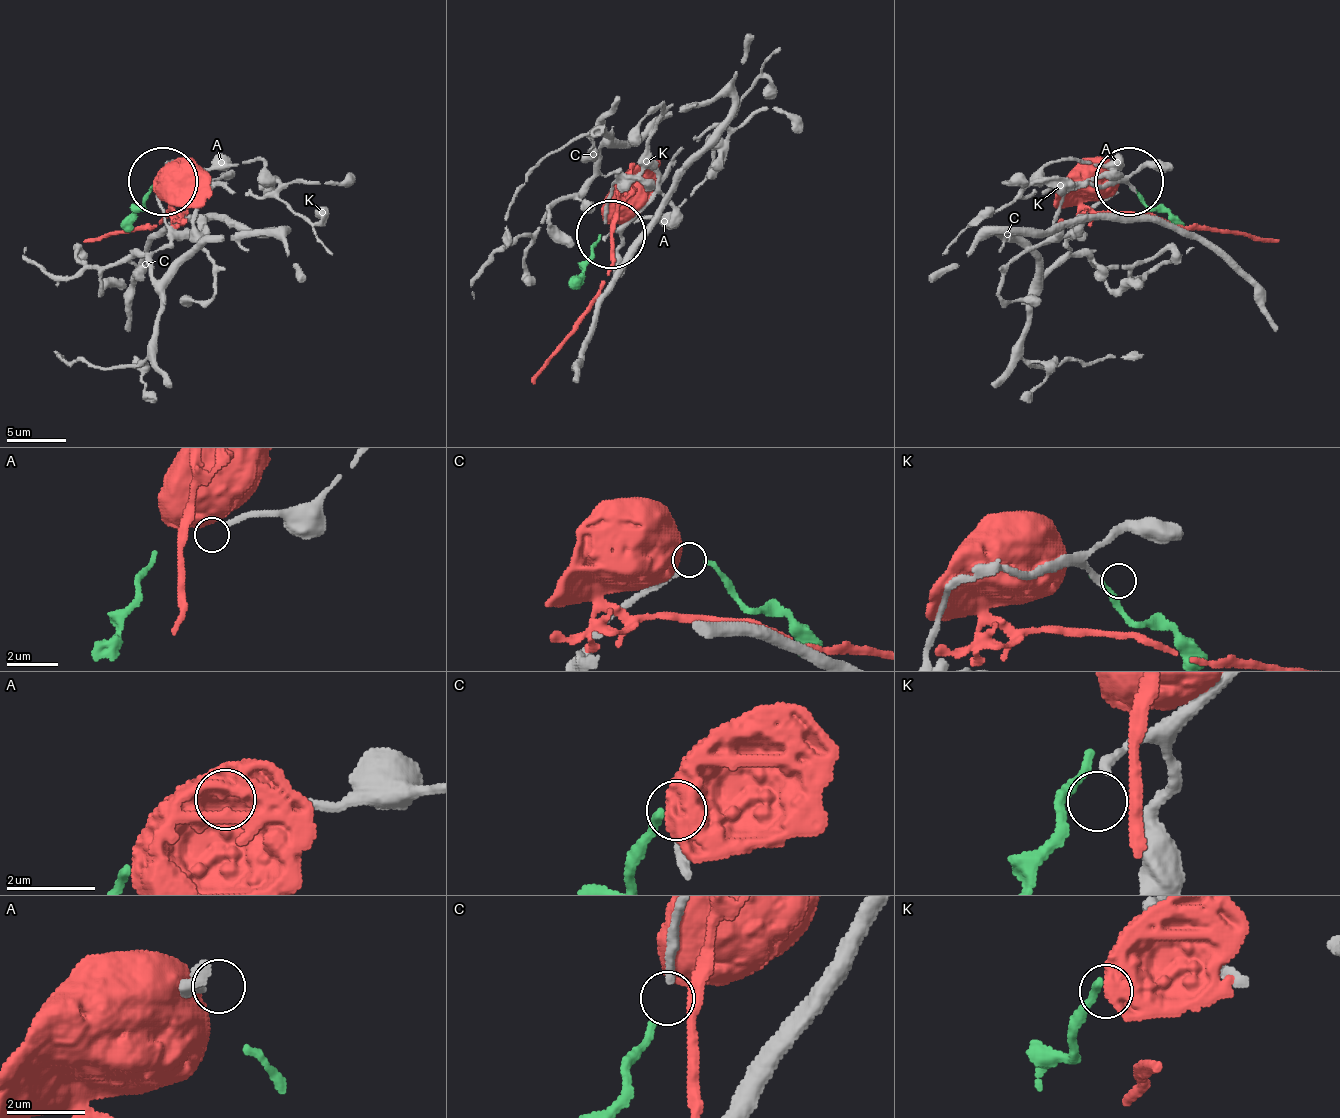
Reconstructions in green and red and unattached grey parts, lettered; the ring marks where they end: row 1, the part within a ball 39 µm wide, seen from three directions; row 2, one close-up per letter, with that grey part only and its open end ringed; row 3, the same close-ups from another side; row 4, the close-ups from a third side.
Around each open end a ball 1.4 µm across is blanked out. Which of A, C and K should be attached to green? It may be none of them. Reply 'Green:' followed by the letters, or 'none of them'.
Green: C

